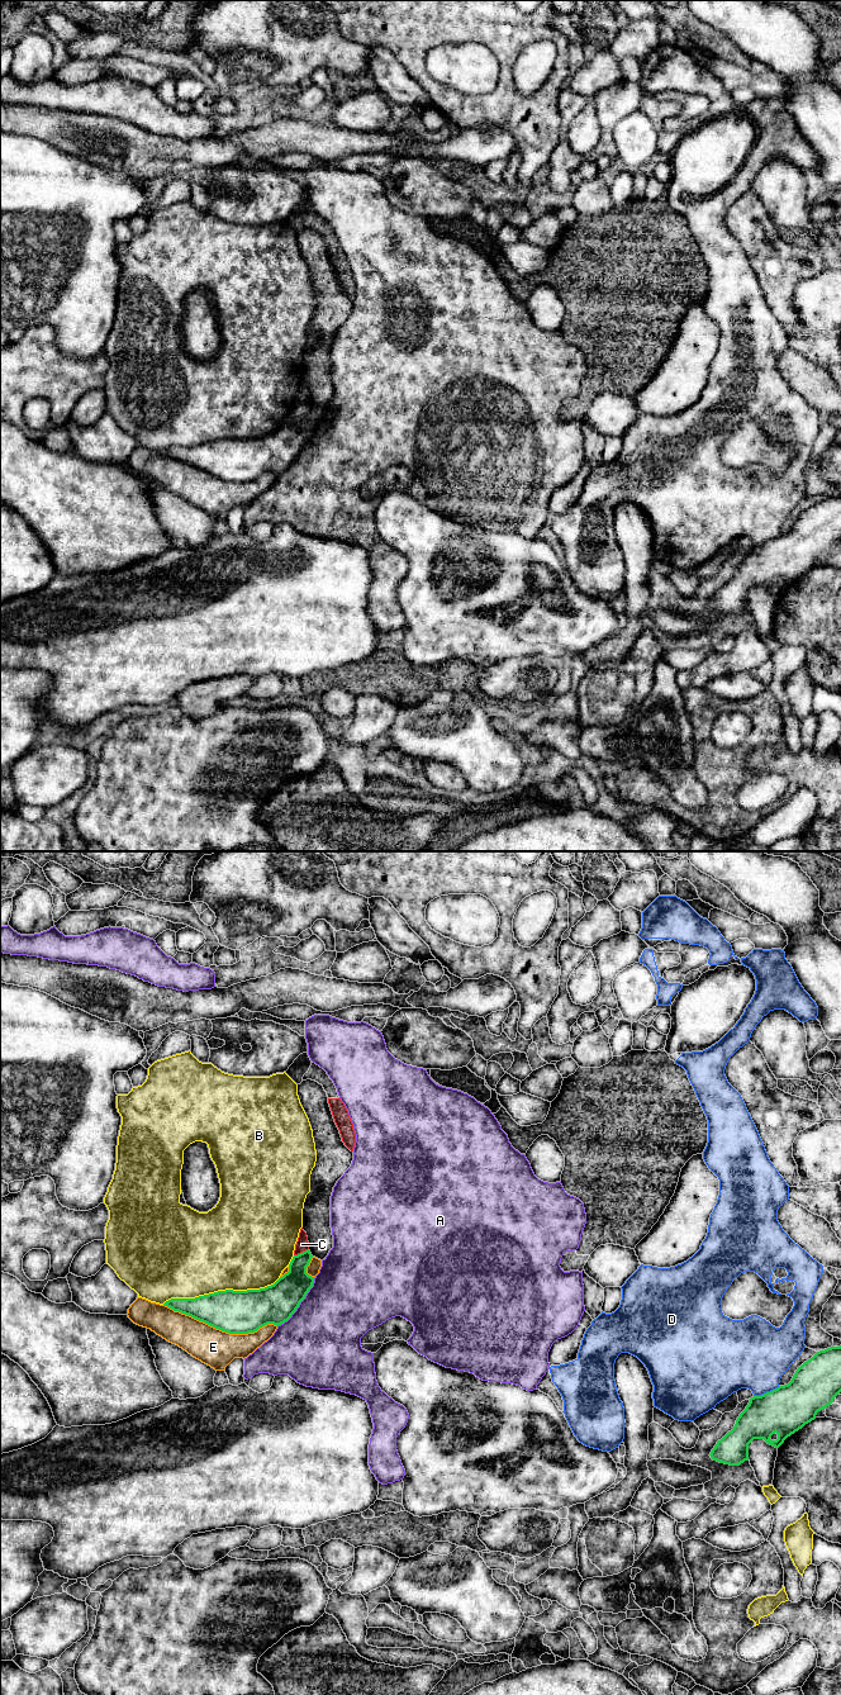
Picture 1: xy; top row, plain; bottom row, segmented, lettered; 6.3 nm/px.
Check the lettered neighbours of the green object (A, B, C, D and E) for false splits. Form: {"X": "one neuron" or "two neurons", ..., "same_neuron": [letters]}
{"A": "two neurons", "B": "two neurons", "C": "two neurons", "D": "two neurons", "E": "two neurons", "same_neuron": []}

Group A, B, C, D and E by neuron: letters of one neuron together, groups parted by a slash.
A / B / C / D / E

